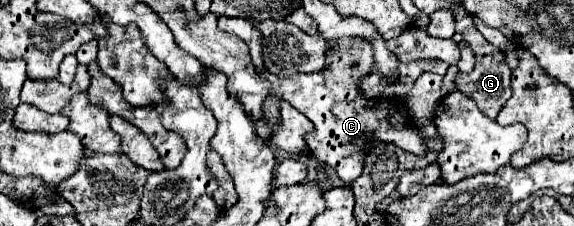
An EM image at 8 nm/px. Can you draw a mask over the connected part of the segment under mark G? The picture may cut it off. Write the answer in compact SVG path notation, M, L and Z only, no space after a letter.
M475 41L477 65L469 75L457 77L457 87L467 97L477 101L487 117L495 119L511 97L511 69L505 63L505 53L493 47L487 49L483 41Z

